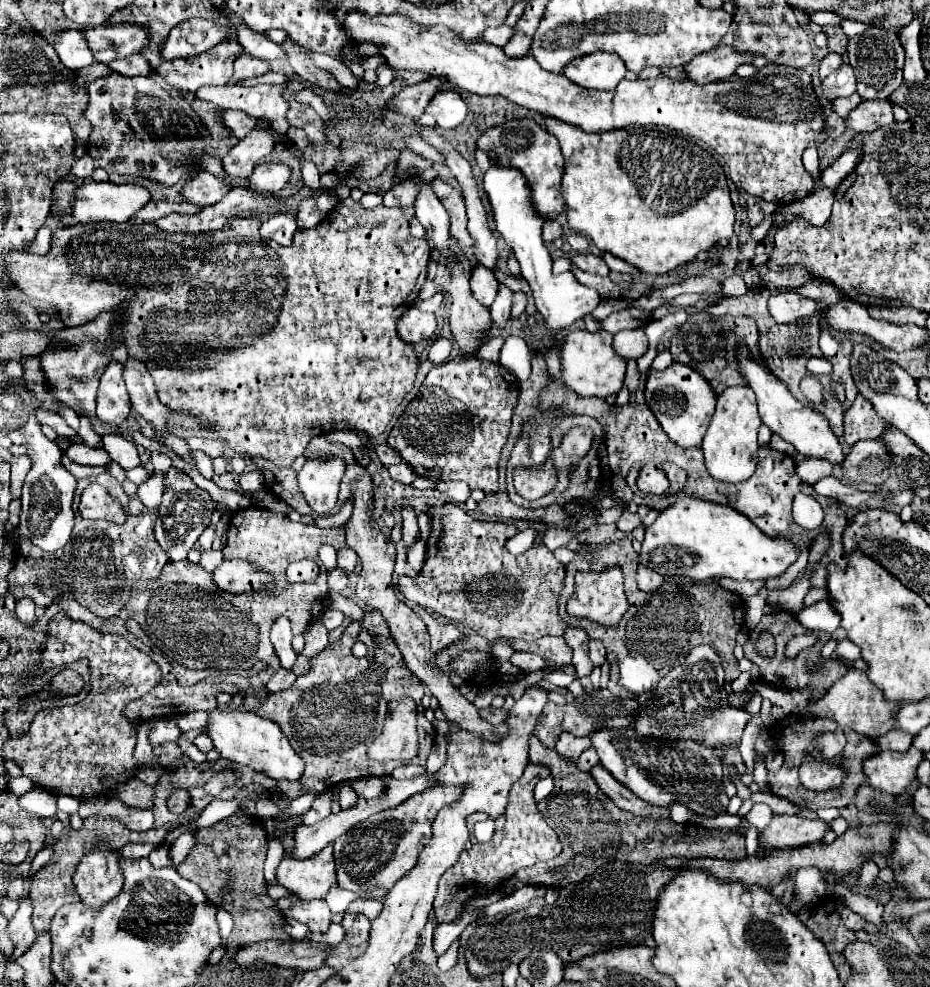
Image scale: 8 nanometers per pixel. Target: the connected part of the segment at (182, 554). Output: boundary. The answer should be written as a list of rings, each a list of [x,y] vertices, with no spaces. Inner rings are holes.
[[[175,467],[165,475],[165,493],[159,505],[159,517],[155,521],[155,539],[171,561],[187,559],[187,553],[203,533],[205,525],[211,521],[213,511],[215,511],[215,501],[205,489],[199,489],[189,479],[189,475],[177,471]]]

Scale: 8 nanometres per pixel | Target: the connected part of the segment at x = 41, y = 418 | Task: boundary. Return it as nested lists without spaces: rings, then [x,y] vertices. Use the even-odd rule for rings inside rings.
[[[42,408],[36,409],[36,417],[41,425],[47,425],[53,428],[59,436],[68,440],[77,435],[76,431],[69,427],[65,420],[53,412],[43,410]]]

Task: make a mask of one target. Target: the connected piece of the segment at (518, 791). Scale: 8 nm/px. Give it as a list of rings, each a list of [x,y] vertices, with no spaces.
[[[533,763],[525,767],[525,773],[517,779],[517,783],[513,783],[509,793],[505,829],[501,833],[495,833],[489,843],[473,845],[469,851],[461,855],[459,863],[441,877],[439,891],[433,903],[437,917],[459,917],[465,911],[465,905],[469,903],[469,899],[499,891],[503,883],[515,875],[515,871],[523,867],[531,867],[539,861],[551,861],[563,851],[561,841],[557,839],[557,833],[545,823],[533,799],[533,789],[537,781],[545,777],[549,777],[547,767],[533,765]]]

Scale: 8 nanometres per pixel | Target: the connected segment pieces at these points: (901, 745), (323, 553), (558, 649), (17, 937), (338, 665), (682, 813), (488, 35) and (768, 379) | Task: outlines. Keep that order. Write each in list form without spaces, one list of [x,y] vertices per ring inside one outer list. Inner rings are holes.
[[[893,729],[889,735],[883,735],[883,737],[877,737],[875,743],[879,749],[891,749],[891,751],[907,751],[913,743],[913,735],[905,733],[905,731],[899,731],[899,729]]]
[[[329,545],[321,547],[319,557],[321,557],[321,563],[325,565],[325,569],[327,569],[327,571],[333,571],[333,569],[337,567],[337,553],[335,553],[335,549],[333,549],[333,547],[329,547]]]
[[[543,637],[543,639],[533,641],[533,643],[511,639],[509,645],[515,651],[541,655],[549,663],[549,667],[553,667],[553,669],[563,669],[565,665],[571,663],[571,649],[565,645],[563,637]]]
[[[21,899],[19,911],[9,921],[9,939],[15,943],[15,955],[11,957],[11,961],[15,961],[19,955],[23,955],[29,949],[29,945],[35,941],[35,929],[31,925],[31,913],[33,913],[31,901]]]
[[[375,609],[367,611],[361,623],[351,623],[345,629],[341,641],[335,647],[329,645],[325,651],[311,659],[311,669],[303,677],[297,677],[289,689],[267,695],[259,709],[255,711],[257,715],[277,723],[285,737],[289,739],[289,743],[293,743],[293,749],[305,761],[305,771],[301,779],[273,781],[263,773],[255,773],[251,767],[239,767],[241,771],[239,783],[227,789],[219,799],[233,799],[241,785],[255,783],[267,787],[267,781],[271,783],[271,787],[275,787],[269,791],[279,791],[285,793],[289,799],[297,799],[303,793],[317,795],[345,779],[375,775],[377,773],[375,761],[365,759],[365,751],[369,747],[369,741],[379,737],[383,729],[389,701],[405,695],[417,695],[419,691],[421,691],[419,679],[405,667],[397,647],[389,643],[389,635],[385,633],[381,613]],[[361,627],[369,631],[375,643],[373,659],[357,659],[351,651]],[[359,733],[363,733],[367,743],[355,745],[351,741]]]
[[[673,805],[673,807],[669,807],[669,811],[671,811],[671,819],[677,821],[677,823],[687,823],[687,821],[691,821],[689,817],[695,815],[695,813],[693,813],[691,809],[687,809],[685,805]]]
[[[501,25],[501,27],[491,27],[489,31],[485,31],[483,35],[483,41],[485,43],[493,43],[493,45],[499,45],[503,47],[511,37],[513,37],[515,29],[509,27],[509,25]]]
[[[745,347],[739,349],[737,353],[739,357],[739,371],[741,375],[749,381],[749,387],[755,391],[757,395],[757,405],[759,405],[759,417],[761,421],[773,431],[777,433],[781,439],[785,439],[787,443],[791,443],[799,453],[807,455],[807,457],[815,457],[815,459],[825,459],[831,465],[843,465],[843,449],[839,439],[835,437],[835,433],[829,427],[829,421],[825,419],[825,415],[817,413],[815,409],[799,403],[789,389],[777,381],[777,377],[773,377],[773,373],[765,367],[761,367],[753,357],[749,357],[749,353],[745,351]]]

